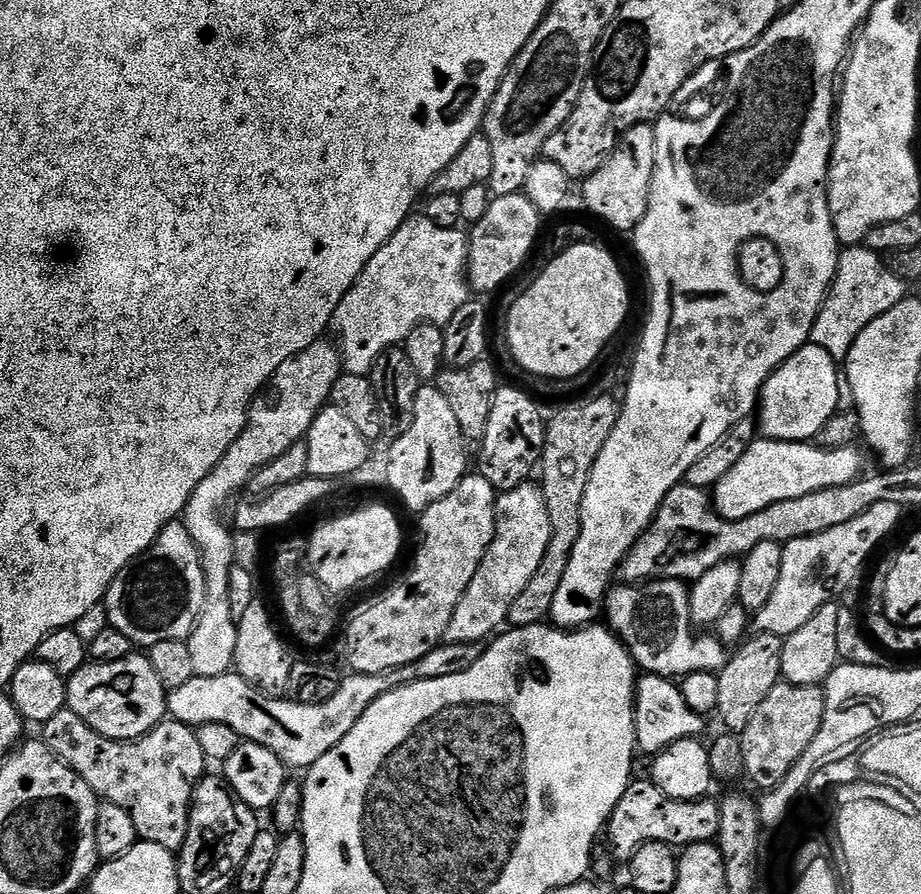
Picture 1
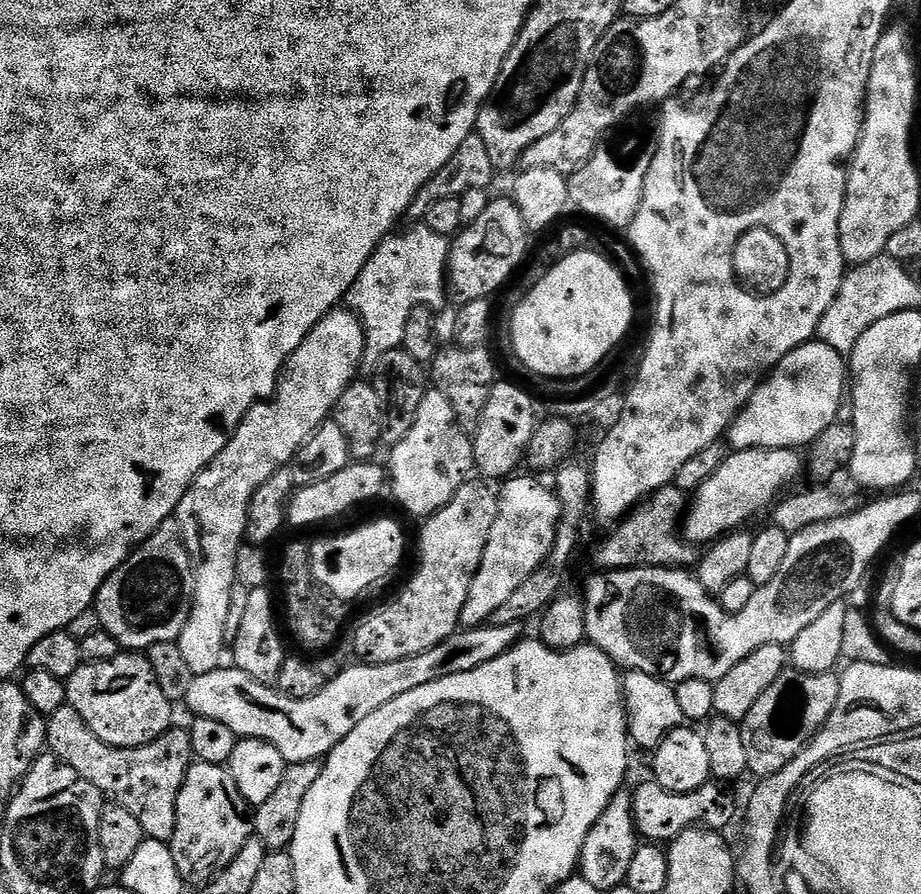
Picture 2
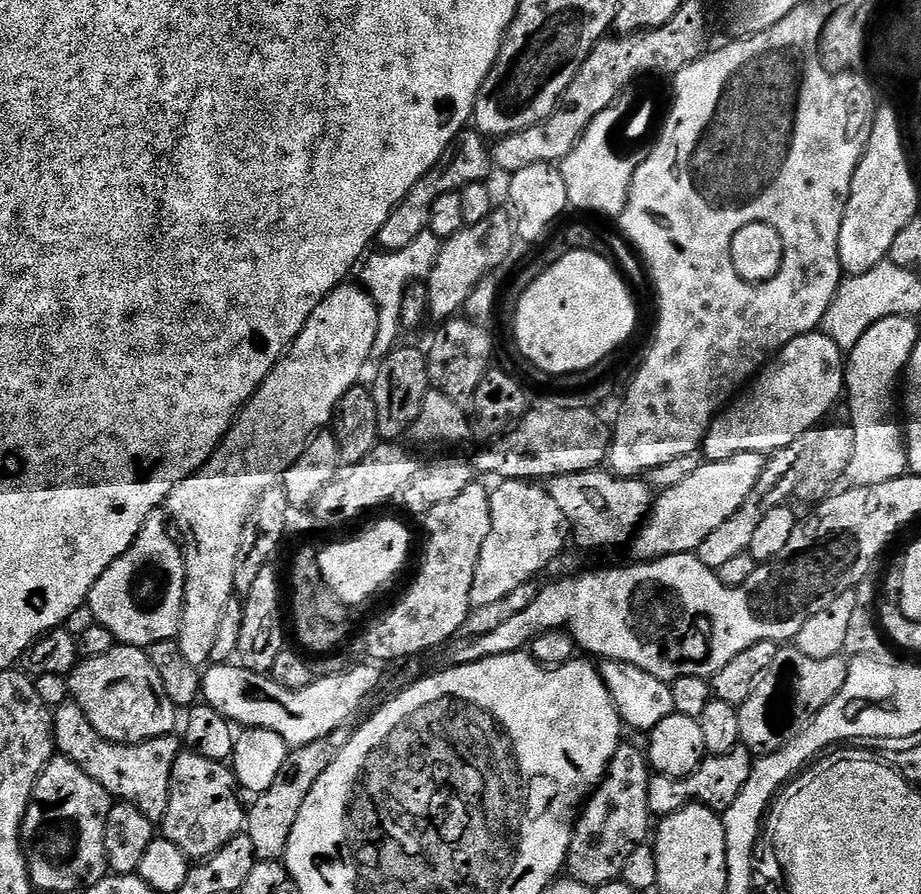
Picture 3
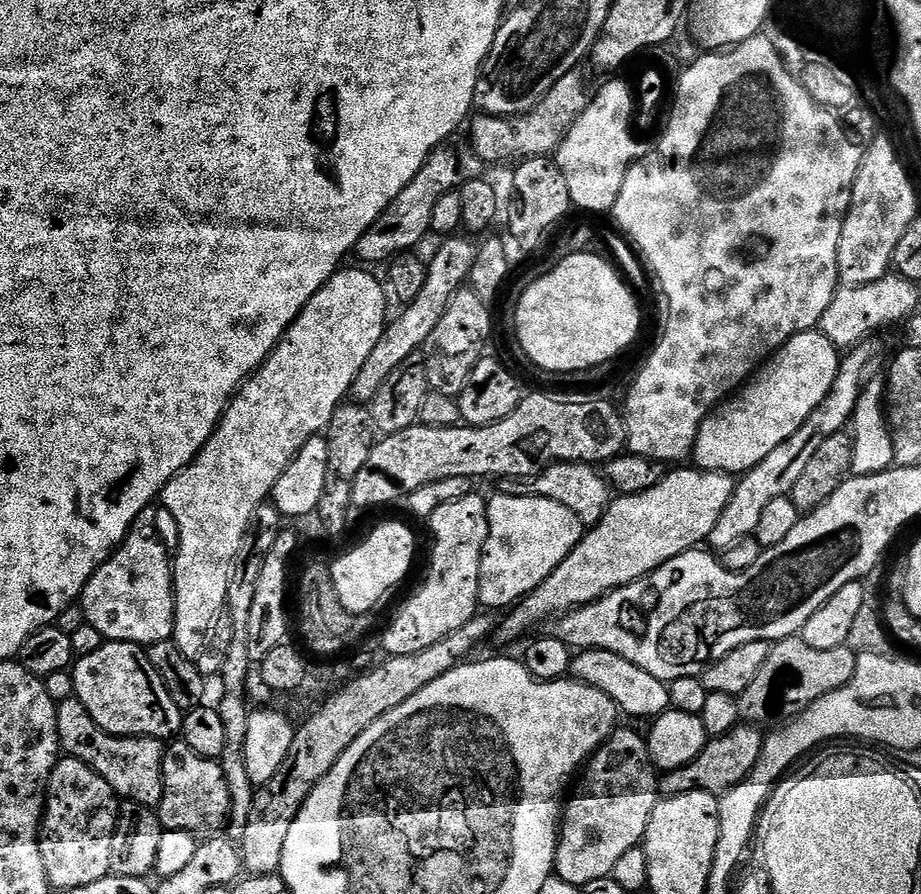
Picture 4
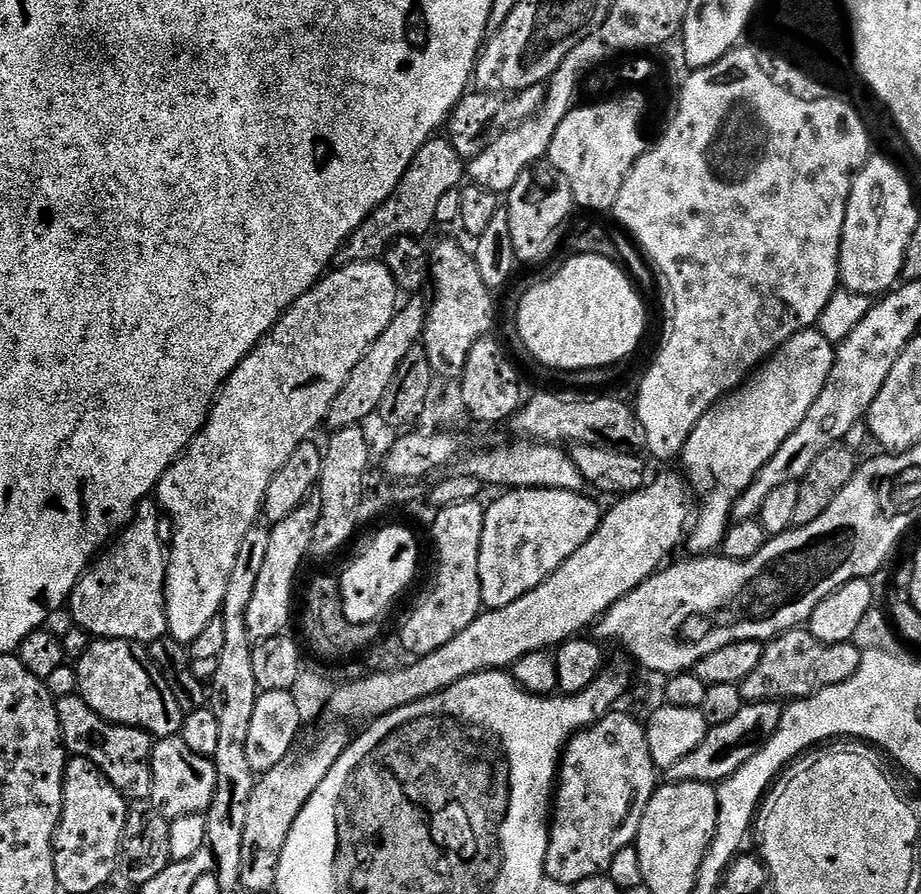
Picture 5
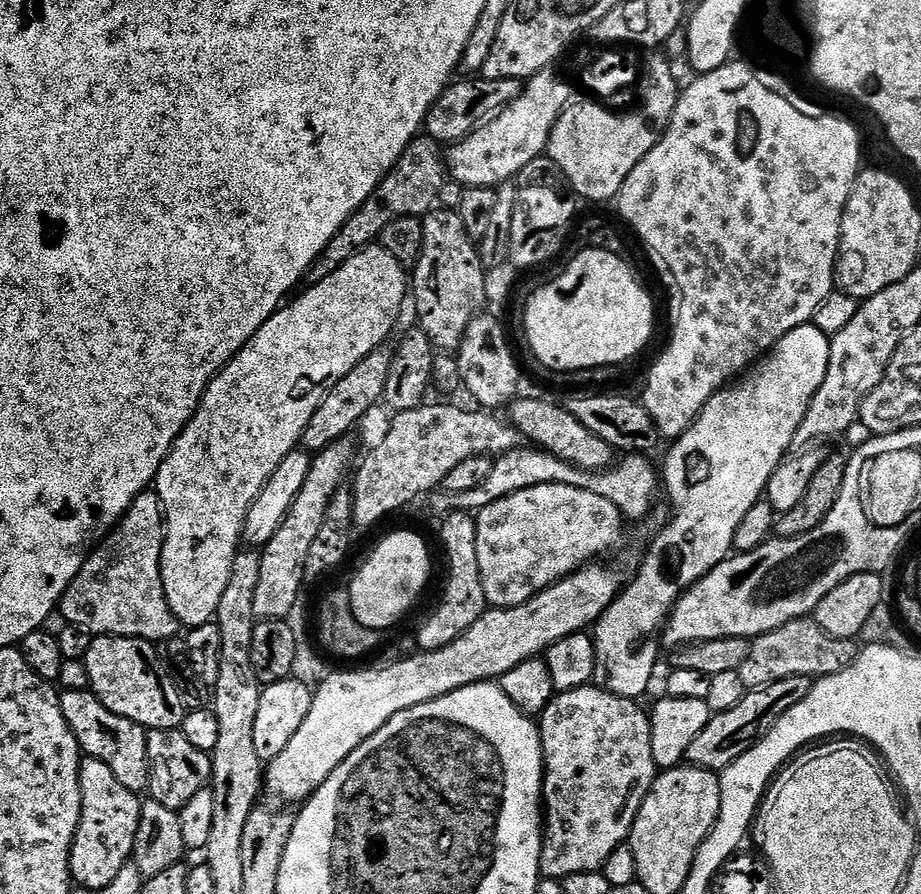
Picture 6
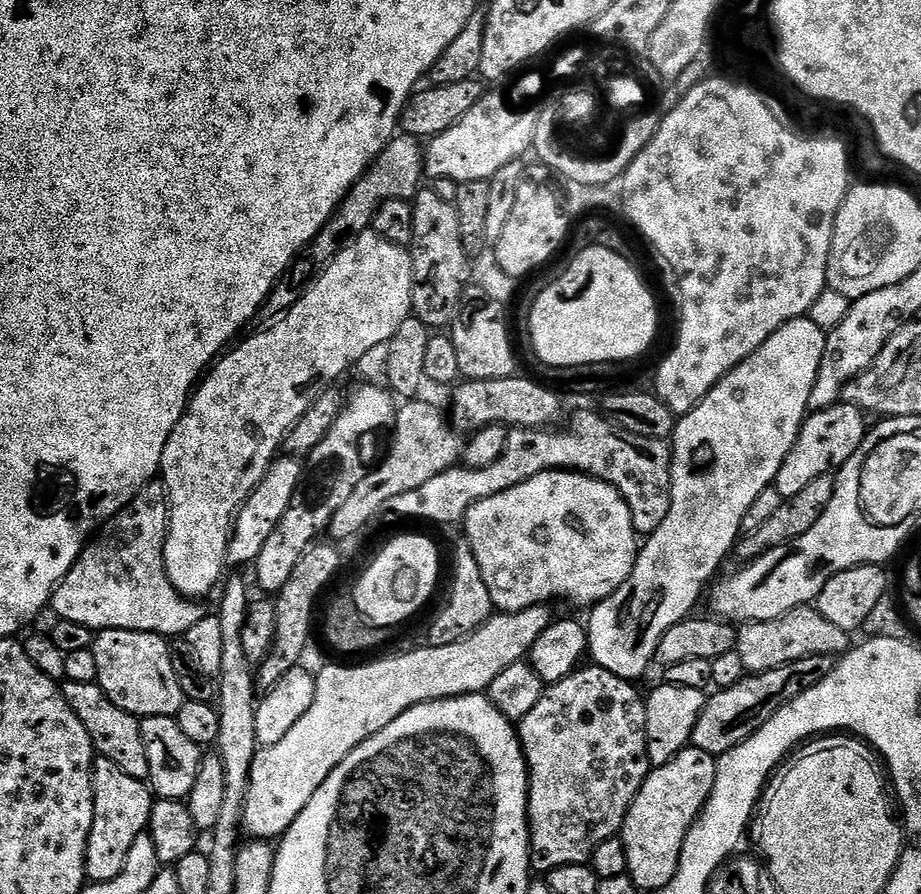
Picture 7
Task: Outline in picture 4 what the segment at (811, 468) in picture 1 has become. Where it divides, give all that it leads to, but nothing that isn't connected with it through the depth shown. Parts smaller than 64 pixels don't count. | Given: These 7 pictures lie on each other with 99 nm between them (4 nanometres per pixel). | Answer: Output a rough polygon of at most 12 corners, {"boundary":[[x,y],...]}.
{"boundary":[[695,466],[617,495],[495,639],[703,545],[737,481]]}

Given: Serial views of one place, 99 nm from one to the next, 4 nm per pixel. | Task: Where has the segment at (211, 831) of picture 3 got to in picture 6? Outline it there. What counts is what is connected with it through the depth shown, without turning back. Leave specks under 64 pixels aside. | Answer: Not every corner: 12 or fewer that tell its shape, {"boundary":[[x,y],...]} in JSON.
{"boundary":[[184,730],[148,732],[147,795],[184,807],[212,758]]}

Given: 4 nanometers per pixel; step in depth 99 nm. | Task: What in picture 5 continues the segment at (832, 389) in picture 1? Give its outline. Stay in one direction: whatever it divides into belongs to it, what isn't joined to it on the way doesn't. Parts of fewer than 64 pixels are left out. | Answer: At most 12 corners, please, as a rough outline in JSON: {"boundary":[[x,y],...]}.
{"boundary":[[794,334],[696,423],[686,536],[719,549],[734,502],[822,394],[834,345]]}

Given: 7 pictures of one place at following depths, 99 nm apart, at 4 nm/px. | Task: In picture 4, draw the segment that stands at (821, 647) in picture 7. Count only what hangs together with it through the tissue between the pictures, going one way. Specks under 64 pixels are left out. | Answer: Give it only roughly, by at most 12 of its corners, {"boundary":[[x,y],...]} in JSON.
{"boundary":[[777,640],[738,697],[740,720],[776,730],[856,673],[851,648]]}

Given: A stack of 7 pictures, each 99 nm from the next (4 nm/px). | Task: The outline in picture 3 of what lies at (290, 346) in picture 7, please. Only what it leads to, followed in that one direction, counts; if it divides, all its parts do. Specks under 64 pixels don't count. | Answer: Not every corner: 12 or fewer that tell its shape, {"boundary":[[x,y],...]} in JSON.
{"boundary":[[359,283],[318,302],[214,454],[170,490],[178,639],[213,659],[258,498],[372,360]]}

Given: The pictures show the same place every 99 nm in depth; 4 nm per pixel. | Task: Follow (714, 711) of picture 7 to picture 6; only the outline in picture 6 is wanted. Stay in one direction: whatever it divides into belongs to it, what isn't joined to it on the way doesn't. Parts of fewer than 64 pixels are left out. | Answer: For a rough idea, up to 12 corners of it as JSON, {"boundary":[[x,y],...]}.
{"boundary":[[811,676],[745,691],[690,742],[686,760],[723,770],[806,694]]}

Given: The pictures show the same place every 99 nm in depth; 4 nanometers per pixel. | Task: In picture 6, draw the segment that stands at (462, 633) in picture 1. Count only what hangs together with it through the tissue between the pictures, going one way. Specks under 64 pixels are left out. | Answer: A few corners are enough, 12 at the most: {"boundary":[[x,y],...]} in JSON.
{"boundary":[[565,484],[475,513],[493,608],[534,598],[620,540],[625,517]]}

